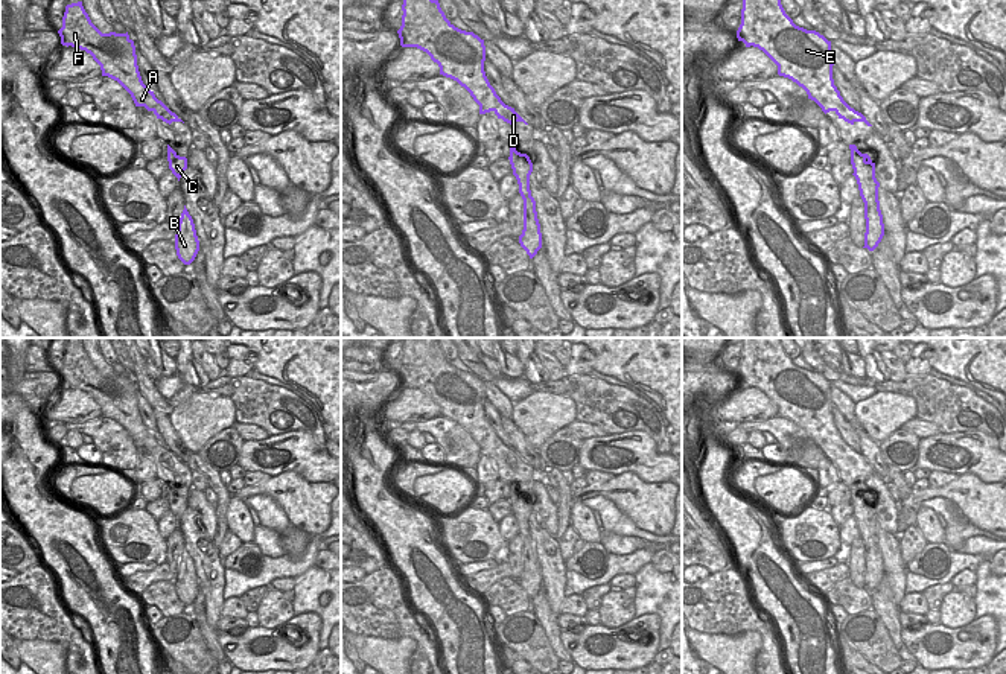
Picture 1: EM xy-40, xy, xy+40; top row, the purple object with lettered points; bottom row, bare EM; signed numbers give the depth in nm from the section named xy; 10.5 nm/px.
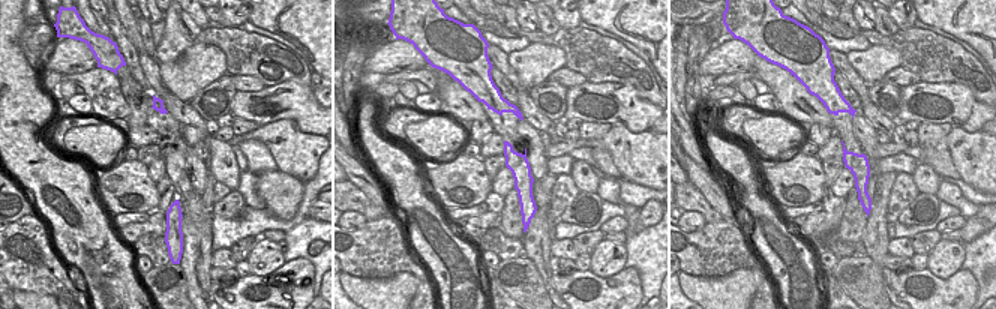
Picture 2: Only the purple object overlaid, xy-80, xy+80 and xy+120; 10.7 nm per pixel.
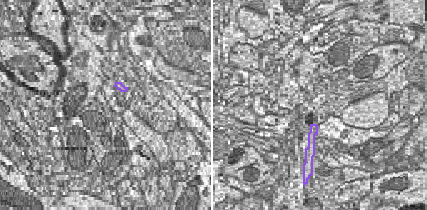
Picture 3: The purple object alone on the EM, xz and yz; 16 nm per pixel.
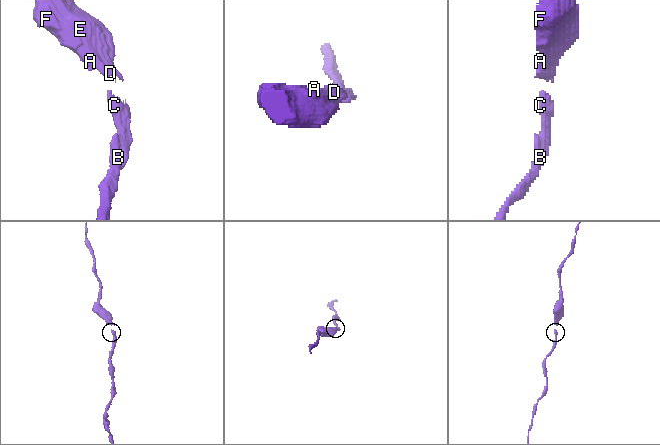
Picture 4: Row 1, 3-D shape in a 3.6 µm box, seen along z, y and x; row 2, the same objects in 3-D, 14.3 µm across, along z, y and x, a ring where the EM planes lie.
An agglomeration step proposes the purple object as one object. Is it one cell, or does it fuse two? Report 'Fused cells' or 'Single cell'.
Single cell

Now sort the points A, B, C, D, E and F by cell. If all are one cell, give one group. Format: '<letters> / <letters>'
A B C D E F

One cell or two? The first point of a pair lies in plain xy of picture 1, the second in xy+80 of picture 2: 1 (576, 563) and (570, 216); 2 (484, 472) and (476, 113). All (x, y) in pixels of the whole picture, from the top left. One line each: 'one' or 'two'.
1: one
2: two

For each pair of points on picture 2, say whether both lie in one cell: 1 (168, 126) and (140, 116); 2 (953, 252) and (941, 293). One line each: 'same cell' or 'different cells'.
1: different cells
2: different cells

